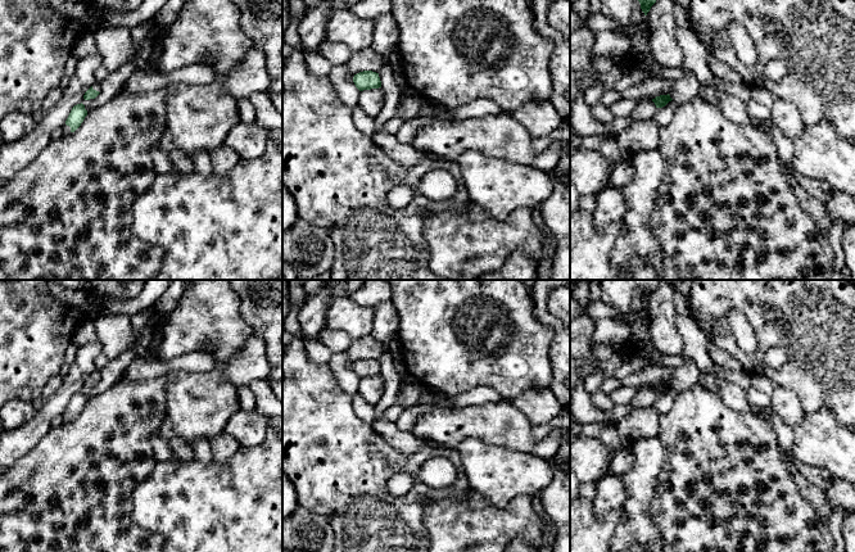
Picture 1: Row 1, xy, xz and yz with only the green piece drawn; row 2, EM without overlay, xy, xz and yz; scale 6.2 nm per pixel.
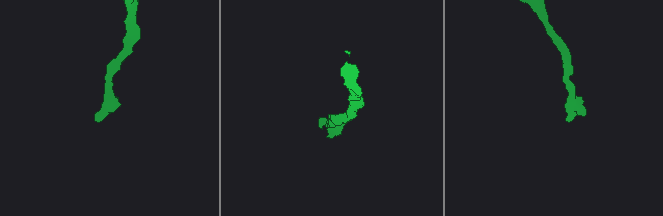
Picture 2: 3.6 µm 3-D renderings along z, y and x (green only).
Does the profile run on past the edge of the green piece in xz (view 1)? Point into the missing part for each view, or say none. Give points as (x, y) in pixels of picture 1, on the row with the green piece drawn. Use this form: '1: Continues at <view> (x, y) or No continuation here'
1: No continuation here

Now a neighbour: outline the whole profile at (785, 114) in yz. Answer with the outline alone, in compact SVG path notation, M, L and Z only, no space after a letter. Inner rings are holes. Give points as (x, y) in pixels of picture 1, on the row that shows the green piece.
M777 99L772 105L769 122L792 140L797 139L805 127L797 107L791 101L782 99Z

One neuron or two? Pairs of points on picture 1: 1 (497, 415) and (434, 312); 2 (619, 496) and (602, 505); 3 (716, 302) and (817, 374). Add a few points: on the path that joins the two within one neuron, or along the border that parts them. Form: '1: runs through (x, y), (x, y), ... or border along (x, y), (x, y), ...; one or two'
1: border along (503, 399), (509, 402); two
2: runs through (615, 496), (606, 501); one
3: runs through (742, 303), (770, 334), (779, 334), (794, 348); one

